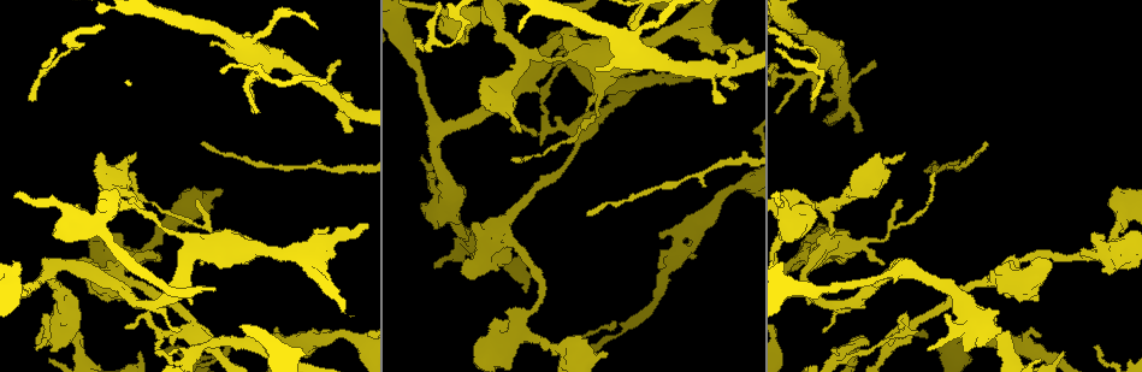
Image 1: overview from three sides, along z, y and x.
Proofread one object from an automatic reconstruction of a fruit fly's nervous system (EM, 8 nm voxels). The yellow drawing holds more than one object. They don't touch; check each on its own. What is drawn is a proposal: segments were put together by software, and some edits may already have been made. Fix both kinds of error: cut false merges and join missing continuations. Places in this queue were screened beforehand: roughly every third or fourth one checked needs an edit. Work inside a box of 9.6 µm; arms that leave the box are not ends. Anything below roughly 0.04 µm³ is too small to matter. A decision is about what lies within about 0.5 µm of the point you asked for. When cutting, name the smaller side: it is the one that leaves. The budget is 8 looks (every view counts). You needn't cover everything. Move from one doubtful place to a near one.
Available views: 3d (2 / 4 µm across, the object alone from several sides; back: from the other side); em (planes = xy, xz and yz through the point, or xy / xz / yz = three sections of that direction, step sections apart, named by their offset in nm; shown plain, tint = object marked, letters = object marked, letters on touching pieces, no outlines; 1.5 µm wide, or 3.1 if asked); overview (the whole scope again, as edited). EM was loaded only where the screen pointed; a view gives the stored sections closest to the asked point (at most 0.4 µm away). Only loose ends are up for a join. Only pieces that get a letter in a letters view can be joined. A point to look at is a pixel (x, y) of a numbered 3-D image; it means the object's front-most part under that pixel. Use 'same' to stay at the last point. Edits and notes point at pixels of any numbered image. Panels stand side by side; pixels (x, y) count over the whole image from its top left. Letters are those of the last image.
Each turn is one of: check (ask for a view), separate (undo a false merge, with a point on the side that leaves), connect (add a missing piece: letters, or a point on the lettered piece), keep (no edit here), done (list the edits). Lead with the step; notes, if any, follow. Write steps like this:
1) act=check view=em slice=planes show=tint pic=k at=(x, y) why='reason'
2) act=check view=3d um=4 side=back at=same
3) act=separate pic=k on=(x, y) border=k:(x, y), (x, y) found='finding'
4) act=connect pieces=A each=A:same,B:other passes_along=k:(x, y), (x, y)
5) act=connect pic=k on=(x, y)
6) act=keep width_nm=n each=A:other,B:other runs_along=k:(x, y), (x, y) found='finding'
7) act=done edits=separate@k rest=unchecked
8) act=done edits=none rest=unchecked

act=check view=3d um=4 pic=1 at=(823, 96) why='branch stops here'

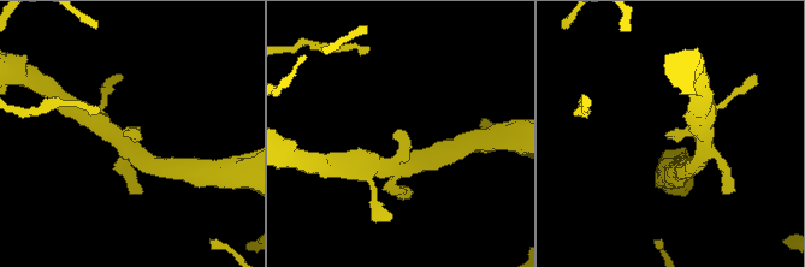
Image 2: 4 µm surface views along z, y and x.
act=check view=em slice=xy step=4 show=tint pic=2 at=(395, 137) arm_widths_nm=260,340

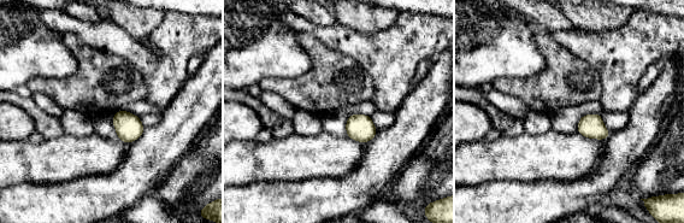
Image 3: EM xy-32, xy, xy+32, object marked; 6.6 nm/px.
act=check view=em slice=xy step=4 show=letters at=same why='what lies round it'

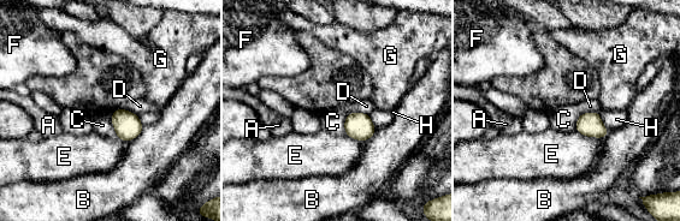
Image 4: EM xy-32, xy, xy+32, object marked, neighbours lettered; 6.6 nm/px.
act=keep longest_contact=E:190nm each=A:other,B:other,C:other,D:other,E:other,F:other,G:other,H:other border=4:(111, 112), (111, 124), (118, 138) found='none of them fits'

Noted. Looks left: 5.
act=check view=em slice=planes show=letters pic=1 at=(103, 220)

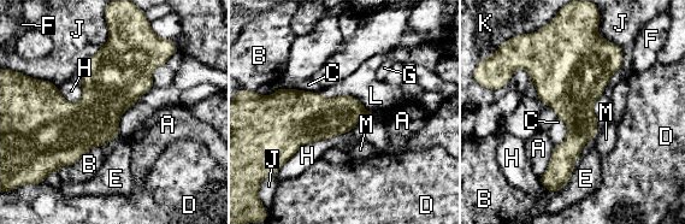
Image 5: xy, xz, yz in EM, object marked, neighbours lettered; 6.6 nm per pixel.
act=keep width_nm=280 each=A:other,B:other,C:other,D:other,E:other,F:other,G:other,H:other,J:other,K:other,L:other,M:other border=5:(557, 117), (567, 135), (554, 146) found='one neuron here'

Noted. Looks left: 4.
act=check view=em slice=planes show=tint pic=1 at=(473, 222) why='branch stops here'

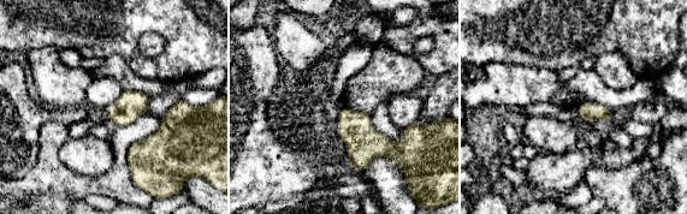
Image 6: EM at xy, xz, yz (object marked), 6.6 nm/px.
act=check view=em slice=planes show=letters at=same why='see the neighbours'

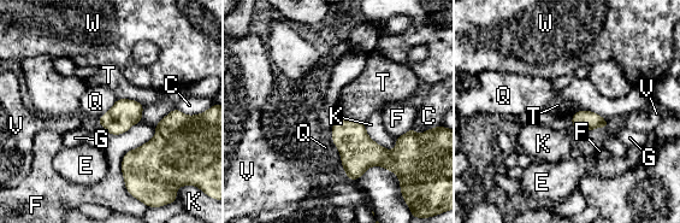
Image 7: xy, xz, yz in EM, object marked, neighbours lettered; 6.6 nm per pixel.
act=keep width_nm=140 each=C:other,E:other,F:other,G:other,K:other,Q:other,T:other,V:other,W:other border=7:(117, 98), (135, 99), (143, 106) found='no lettered piece goes on from it'

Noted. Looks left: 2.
act=check view=em slice=planes show=letters pic=1 at=(186, 358) why='abrupt turn'

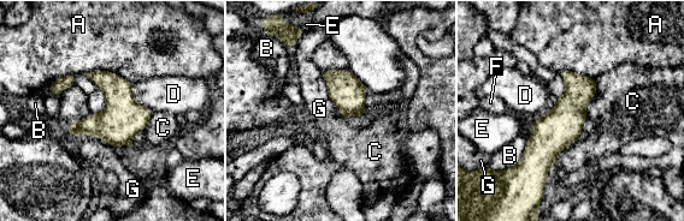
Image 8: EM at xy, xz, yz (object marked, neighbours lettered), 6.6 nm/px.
act=keep each=A:other,B:other,C:other,D:other,E:other,F:other,G:other border=8:(596, 78), (587, 118) found='one neuron here'

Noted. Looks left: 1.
act=done edits=none rest=unchecked

